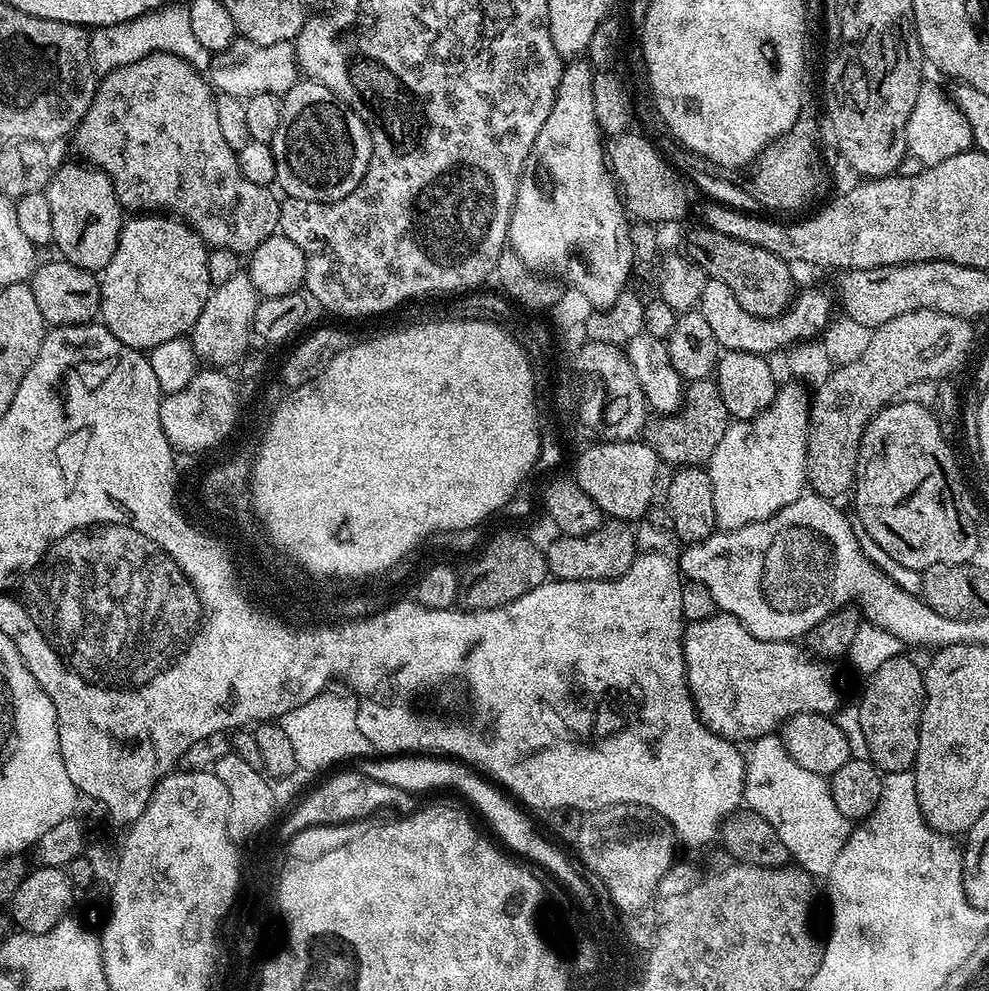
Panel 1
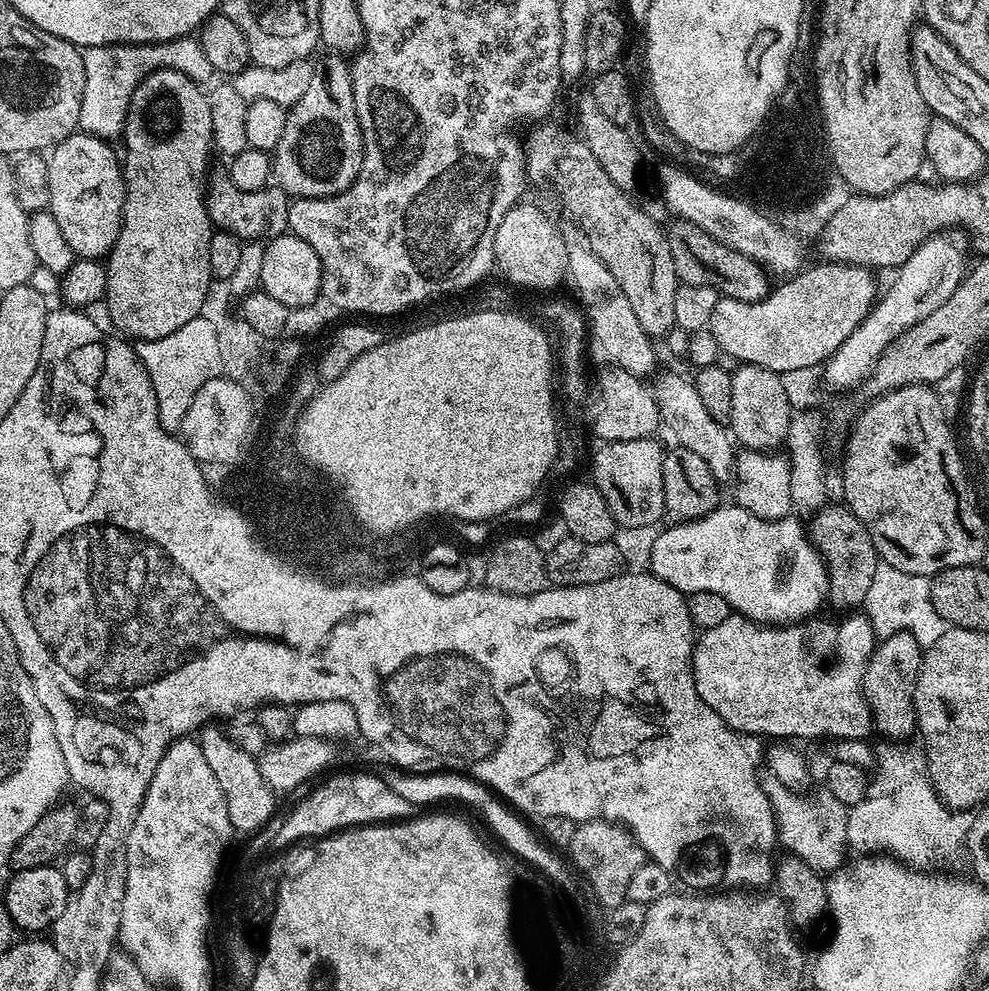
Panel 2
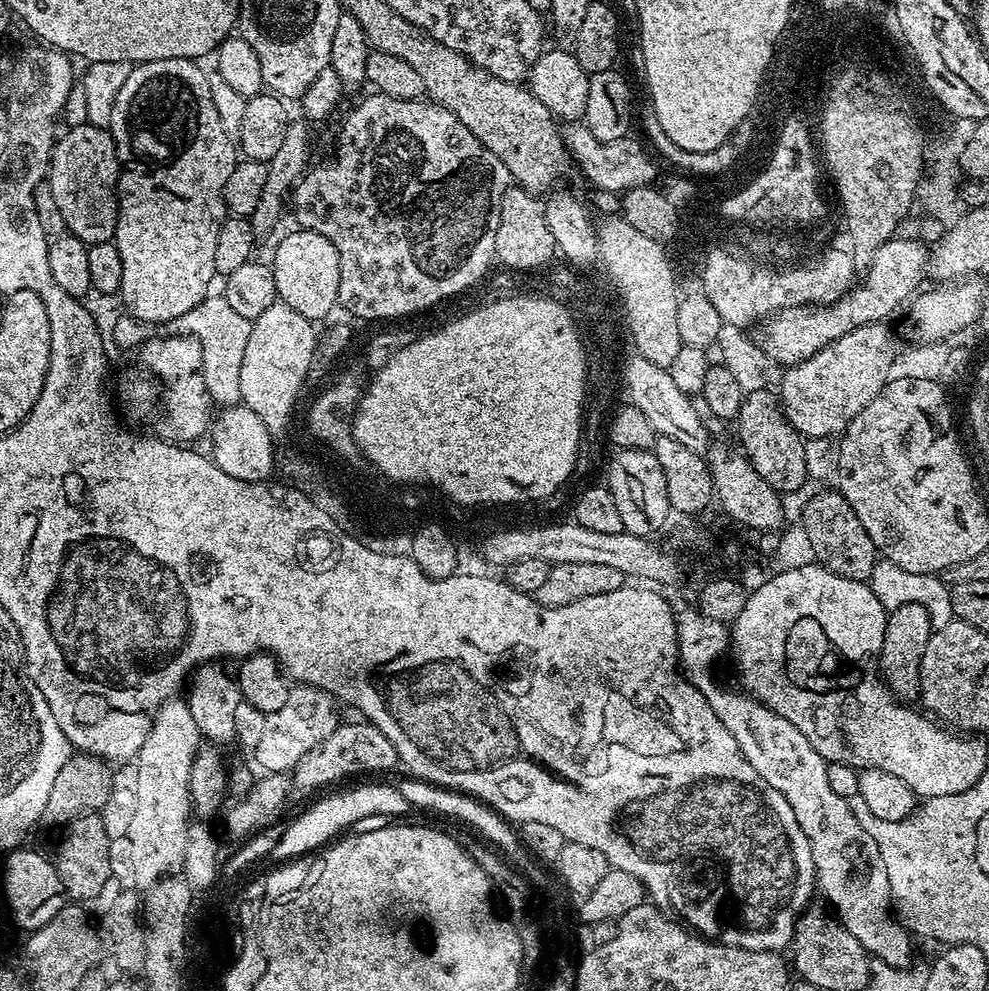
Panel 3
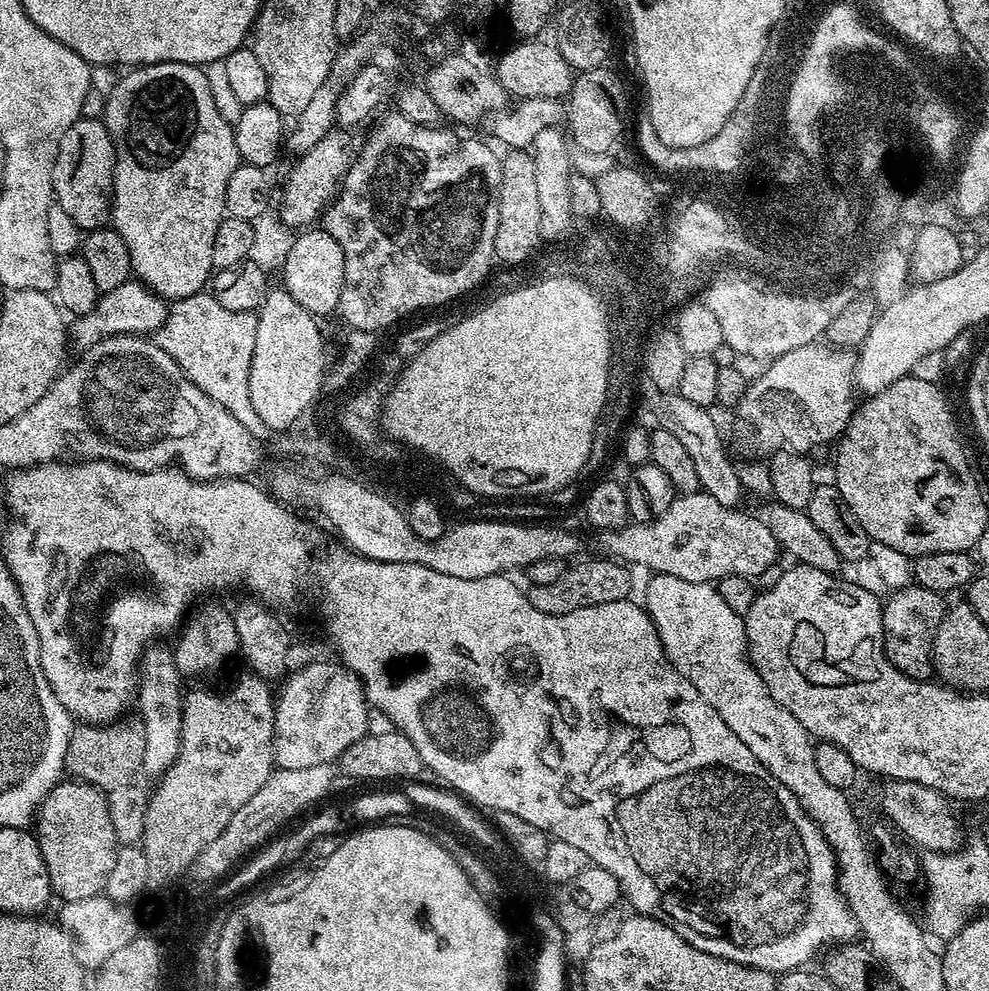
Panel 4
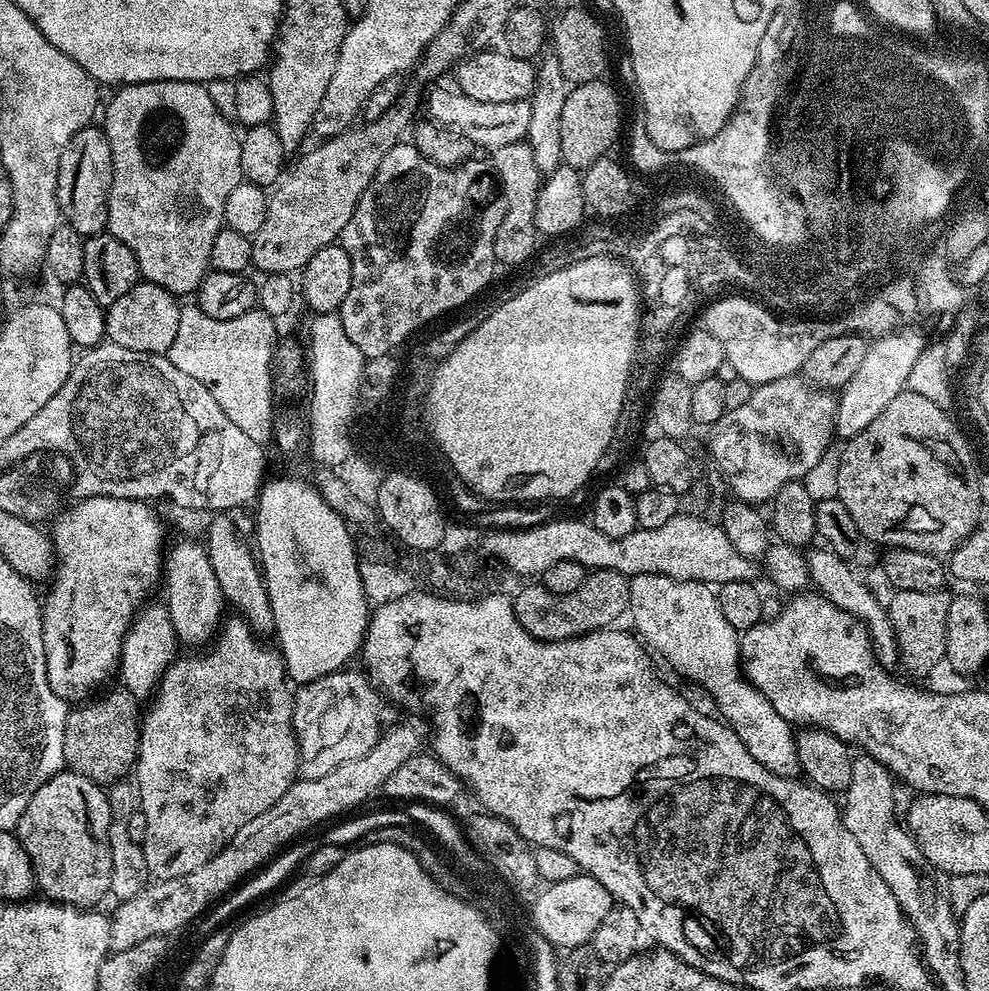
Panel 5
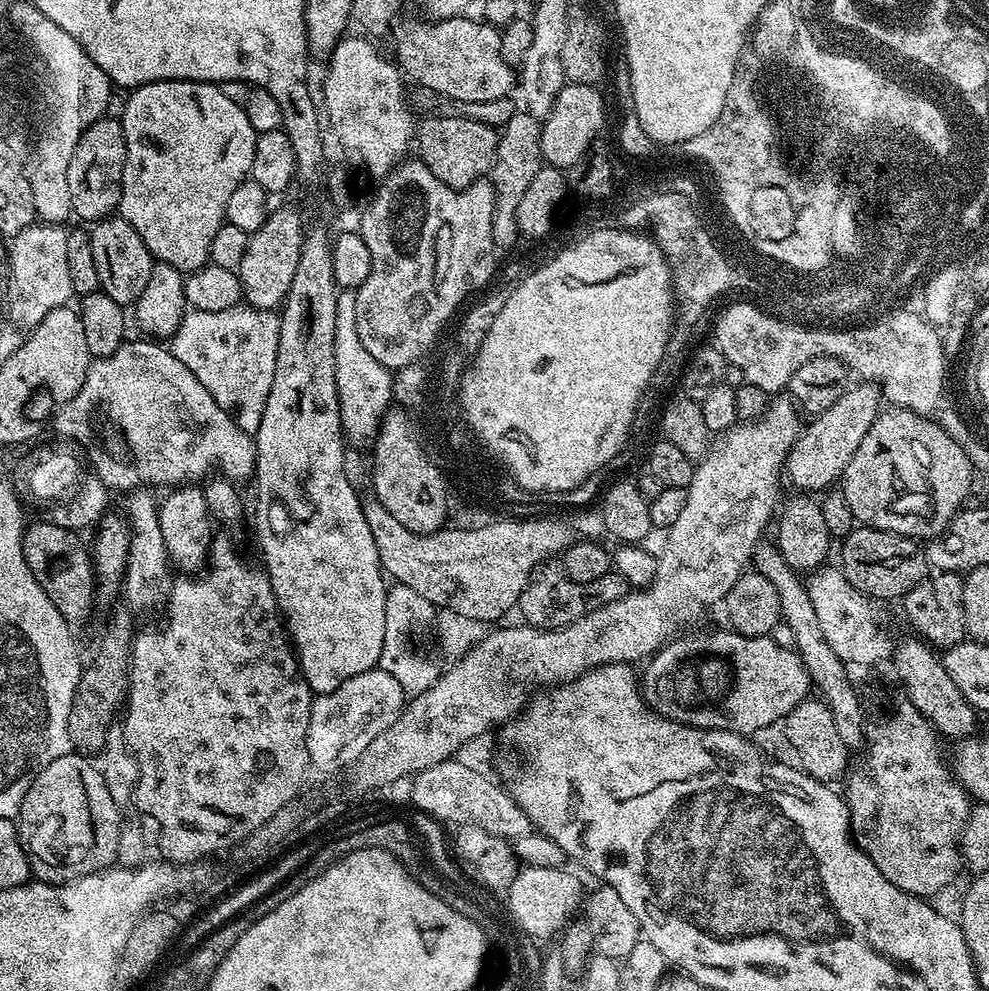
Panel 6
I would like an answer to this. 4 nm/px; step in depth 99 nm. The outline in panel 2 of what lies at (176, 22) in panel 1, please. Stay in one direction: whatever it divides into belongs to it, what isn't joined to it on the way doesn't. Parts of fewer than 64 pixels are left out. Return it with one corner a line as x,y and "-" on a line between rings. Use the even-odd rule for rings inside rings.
196,38
171,40
165,44
94,46
83,49
83,54
86,86
82,90
82,106
78,106
79,131
109,142
119,141
123,137
130,98
137,86
152,72
163,68
178,70
201,86
207,85
214,76
210,61
206,54
202,54
202,46

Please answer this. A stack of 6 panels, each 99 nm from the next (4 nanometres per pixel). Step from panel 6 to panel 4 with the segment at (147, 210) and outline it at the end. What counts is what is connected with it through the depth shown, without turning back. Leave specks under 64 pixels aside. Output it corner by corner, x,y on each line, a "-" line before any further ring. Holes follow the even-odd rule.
133,67
107,93
102,119
116,151
111,227
130,250
132,276
165,301
205,291
214,269
214,233
226,215
226,186
240,165
233,125
218,114
203,67

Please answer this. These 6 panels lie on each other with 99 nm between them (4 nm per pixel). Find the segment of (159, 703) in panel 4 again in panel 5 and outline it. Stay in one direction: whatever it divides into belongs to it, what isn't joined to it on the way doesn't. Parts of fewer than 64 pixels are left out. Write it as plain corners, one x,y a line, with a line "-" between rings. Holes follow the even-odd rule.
145,603
132,617
128,633
124,635
124,646
120,651
118,665
118,674
124,678
123,687
128,688
130,694
140,702
147,701
155,693
165,670
171,666
178,655
174,622
170,618
167,607
163,603
147,604

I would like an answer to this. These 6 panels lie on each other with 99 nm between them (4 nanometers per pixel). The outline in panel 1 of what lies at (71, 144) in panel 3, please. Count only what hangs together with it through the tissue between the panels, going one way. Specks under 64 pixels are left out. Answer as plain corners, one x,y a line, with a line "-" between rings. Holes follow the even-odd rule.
75,163
64,164
61,168
59,165
52,173
48,187
43,191
54,214
52,244
60,251
57,253
63,259
69,260
82,270
99,274
103,272
106,262
114,258
125,217
110,178
87,163

